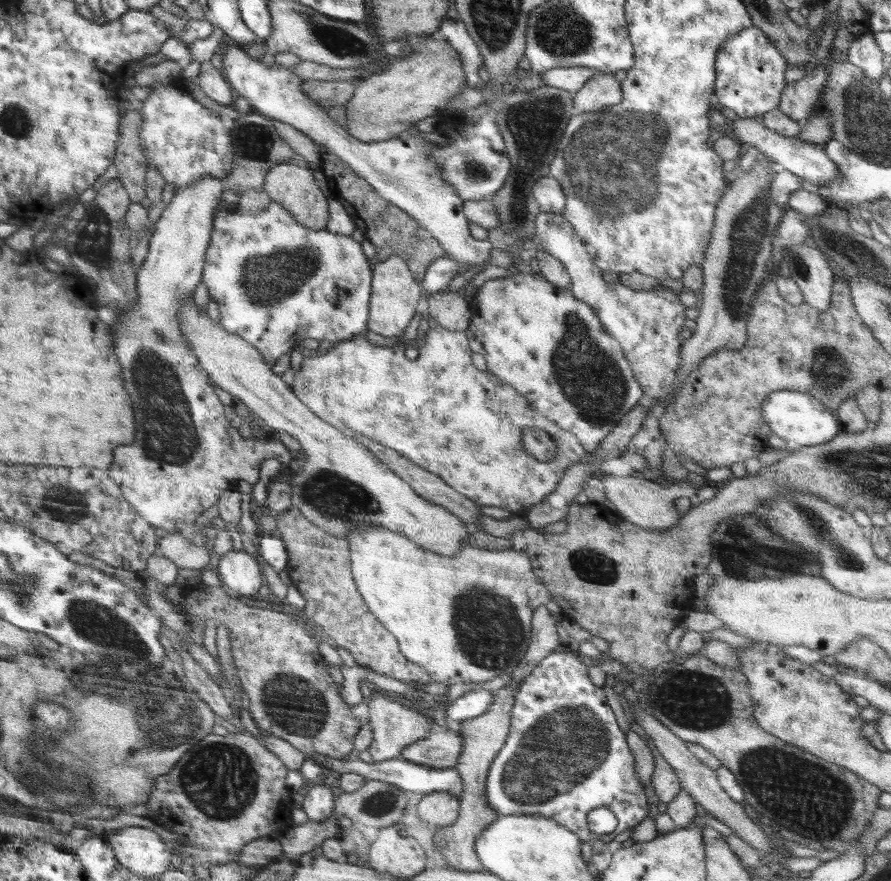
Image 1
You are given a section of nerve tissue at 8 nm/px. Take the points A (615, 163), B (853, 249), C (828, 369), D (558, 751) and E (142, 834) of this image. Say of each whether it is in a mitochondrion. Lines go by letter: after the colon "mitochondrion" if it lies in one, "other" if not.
A: mitochondrion
B: mitochondrion
C: mitochondrion
D: mitochondrion
E: other

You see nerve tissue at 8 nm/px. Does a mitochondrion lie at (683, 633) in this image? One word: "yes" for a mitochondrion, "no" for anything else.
no

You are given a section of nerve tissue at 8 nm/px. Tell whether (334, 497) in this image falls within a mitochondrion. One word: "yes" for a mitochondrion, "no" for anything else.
yes

